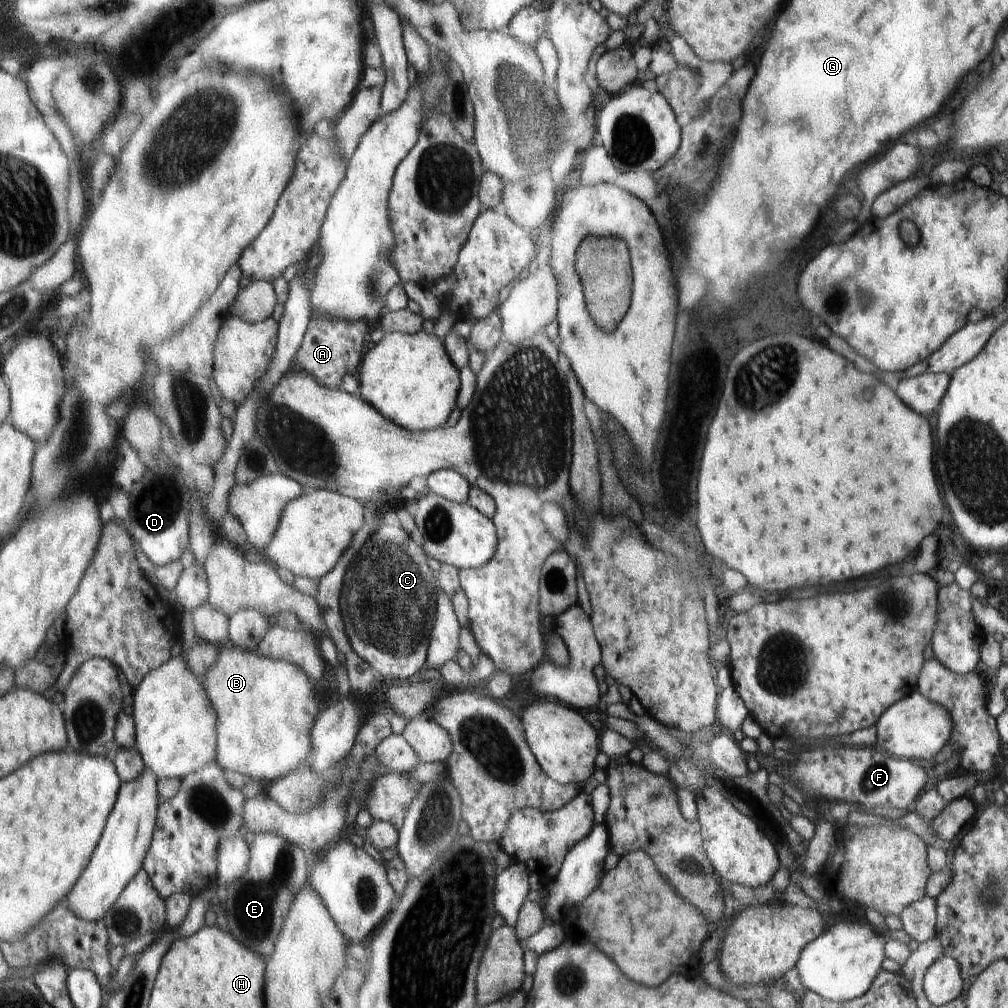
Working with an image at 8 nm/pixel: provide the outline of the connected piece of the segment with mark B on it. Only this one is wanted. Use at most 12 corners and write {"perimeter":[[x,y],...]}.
{"perimeter":[[221,646],[203,678],[218,760],[265,785],[313,752],[290,661]]}

